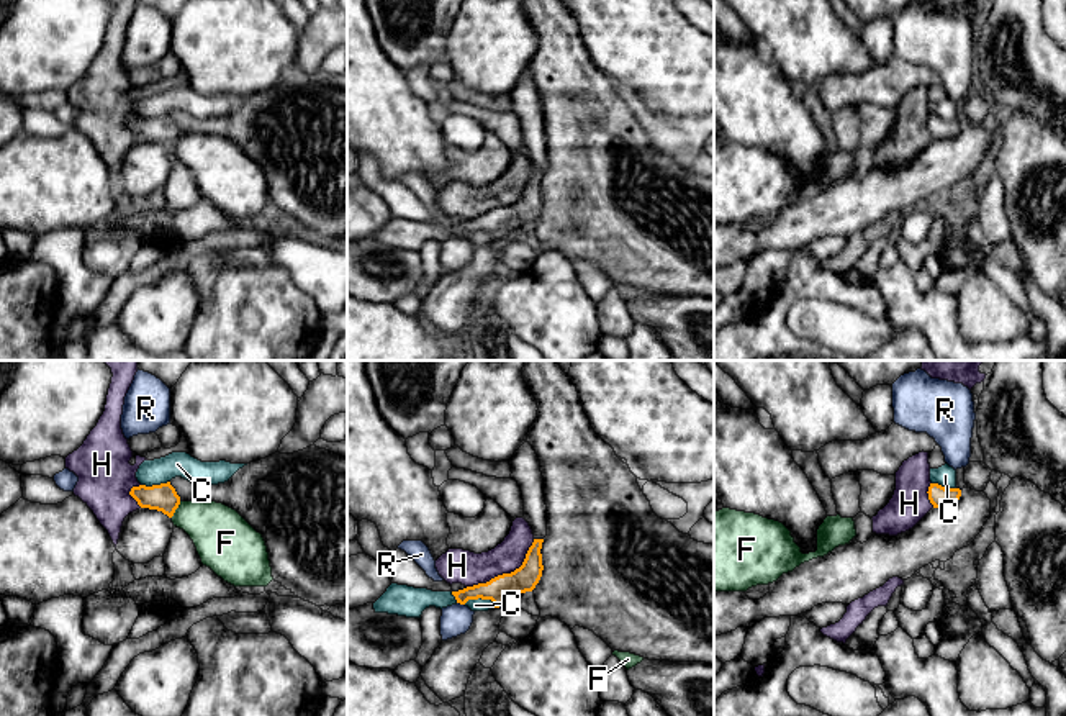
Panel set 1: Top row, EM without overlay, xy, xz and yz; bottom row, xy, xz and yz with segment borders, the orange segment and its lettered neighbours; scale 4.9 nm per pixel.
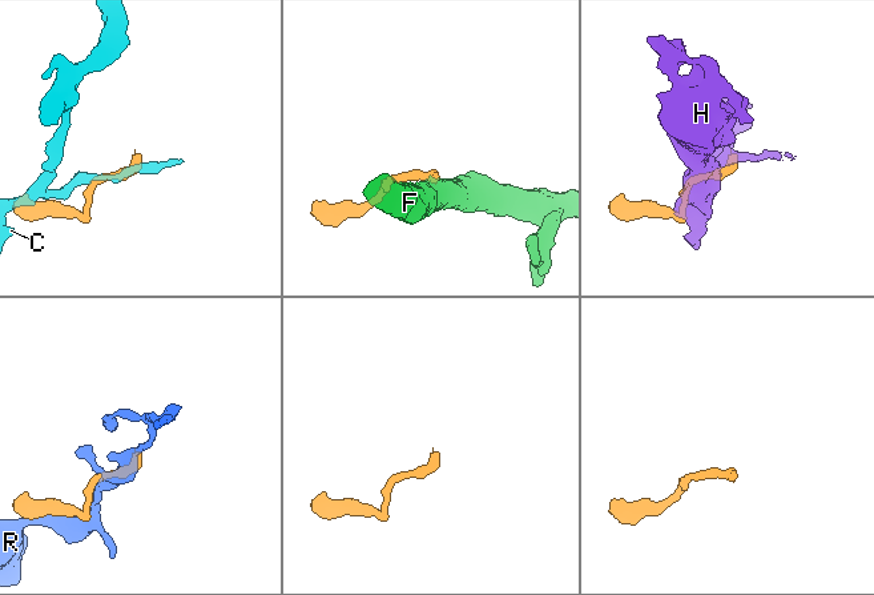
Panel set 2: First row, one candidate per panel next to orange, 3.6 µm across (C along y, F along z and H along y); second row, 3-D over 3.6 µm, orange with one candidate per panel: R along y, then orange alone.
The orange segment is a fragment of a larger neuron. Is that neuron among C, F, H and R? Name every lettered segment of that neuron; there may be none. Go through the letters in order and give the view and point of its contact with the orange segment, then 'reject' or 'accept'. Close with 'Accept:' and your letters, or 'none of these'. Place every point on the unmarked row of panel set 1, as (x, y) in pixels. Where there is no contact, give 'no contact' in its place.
C: contact xz (480, 230); reject
F: contact xy (176, 141); reject
H: contact xz (506, 207); reject
R: contact xz (460, 236); reject
Accept: none of these

